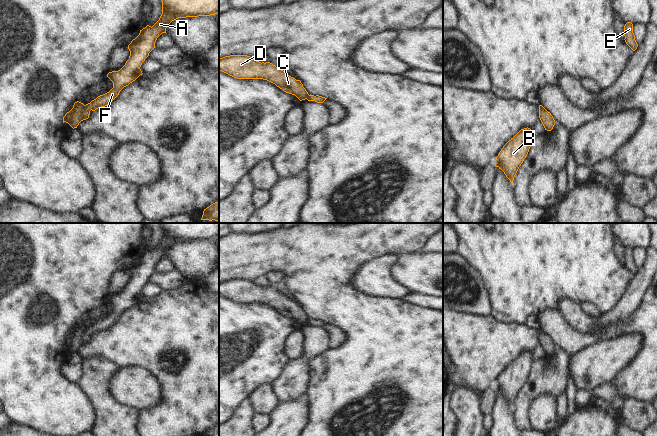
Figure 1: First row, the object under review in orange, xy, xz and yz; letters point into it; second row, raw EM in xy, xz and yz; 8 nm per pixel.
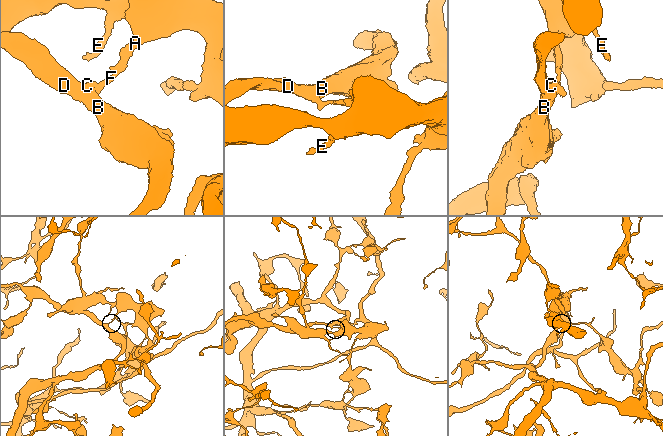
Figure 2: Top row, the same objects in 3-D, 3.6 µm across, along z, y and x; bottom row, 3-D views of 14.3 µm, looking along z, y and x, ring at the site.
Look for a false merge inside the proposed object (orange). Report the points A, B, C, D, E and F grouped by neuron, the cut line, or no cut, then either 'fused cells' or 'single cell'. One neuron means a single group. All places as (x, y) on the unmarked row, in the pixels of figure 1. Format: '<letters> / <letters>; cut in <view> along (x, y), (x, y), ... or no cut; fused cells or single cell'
A E F / B C D; cut in xy along (85, 329), (81, 344); fused cells

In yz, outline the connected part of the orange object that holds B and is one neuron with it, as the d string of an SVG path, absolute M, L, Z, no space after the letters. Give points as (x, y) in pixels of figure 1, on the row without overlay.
M530 352L521 353L503 370L496 381L495 390L504 396L511 407L529 376L533 360Z

